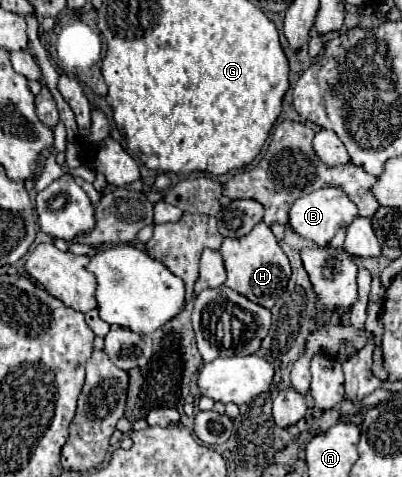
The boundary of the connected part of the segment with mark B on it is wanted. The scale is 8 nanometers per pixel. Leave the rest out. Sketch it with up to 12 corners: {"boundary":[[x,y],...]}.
{"boundary":[[339,188],[295,200],[289,226],[319,246],[351,224],[357,206]]}

